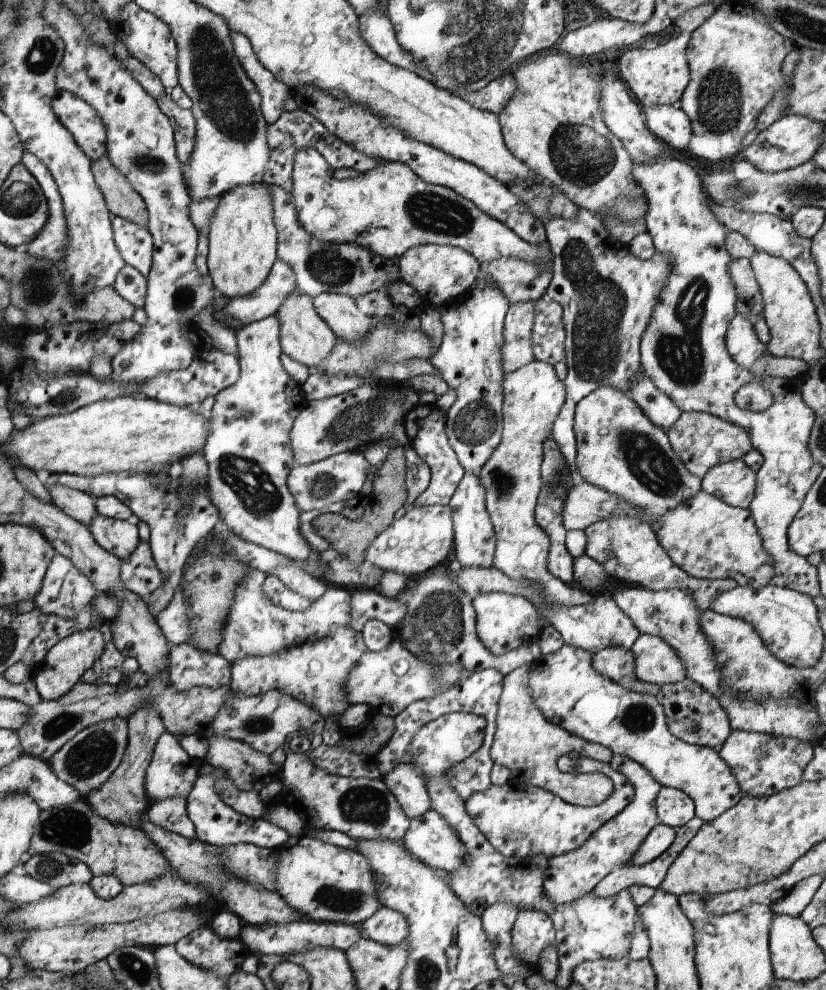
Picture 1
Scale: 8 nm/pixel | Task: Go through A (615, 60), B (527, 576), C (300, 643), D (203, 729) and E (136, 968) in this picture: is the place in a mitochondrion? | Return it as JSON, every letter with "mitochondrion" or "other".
{"A":"other","B":"other","C":"other","D":"other","E":"mitochondrion"}

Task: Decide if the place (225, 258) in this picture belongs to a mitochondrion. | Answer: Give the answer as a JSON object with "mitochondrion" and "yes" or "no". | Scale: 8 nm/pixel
{"mitochondrion":"no"}

